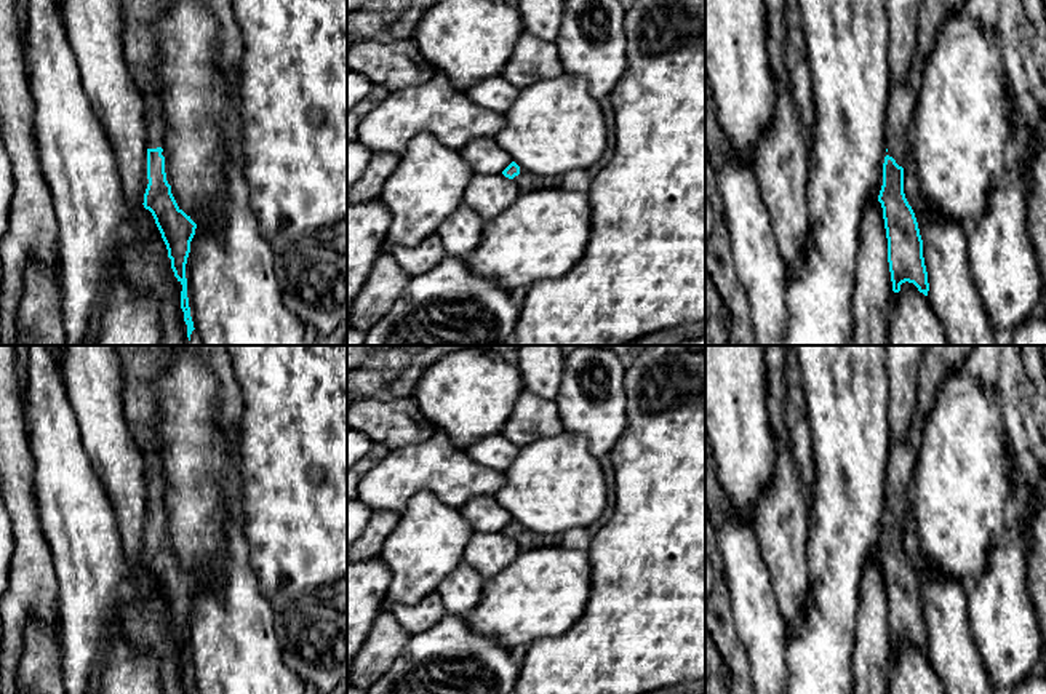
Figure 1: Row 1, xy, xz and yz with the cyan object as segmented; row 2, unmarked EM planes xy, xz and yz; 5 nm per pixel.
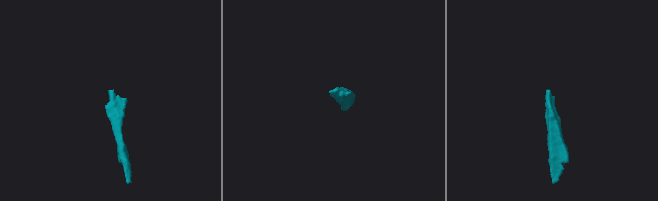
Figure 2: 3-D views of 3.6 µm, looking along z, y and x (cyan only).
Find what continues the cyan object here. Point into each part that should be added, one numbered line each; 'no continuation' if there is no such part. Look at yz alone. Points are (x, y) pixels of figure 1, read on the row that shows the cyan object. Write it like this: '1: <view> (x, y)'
1: yz (904, 95)

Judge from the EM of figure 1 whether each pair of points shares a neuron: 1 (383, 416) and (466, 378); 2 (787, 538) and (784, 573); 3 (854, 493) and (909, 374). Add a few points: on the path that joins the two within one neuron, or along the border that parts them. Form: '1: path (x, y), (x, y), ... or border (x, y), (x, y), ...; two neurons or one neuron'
1: border (413, 395), (418, 410), (439, 429); two neurons
2: path (786, 546), (786, 565); one neuron
3: border (890, 379), (890, 440), (893, 443); two neurons

